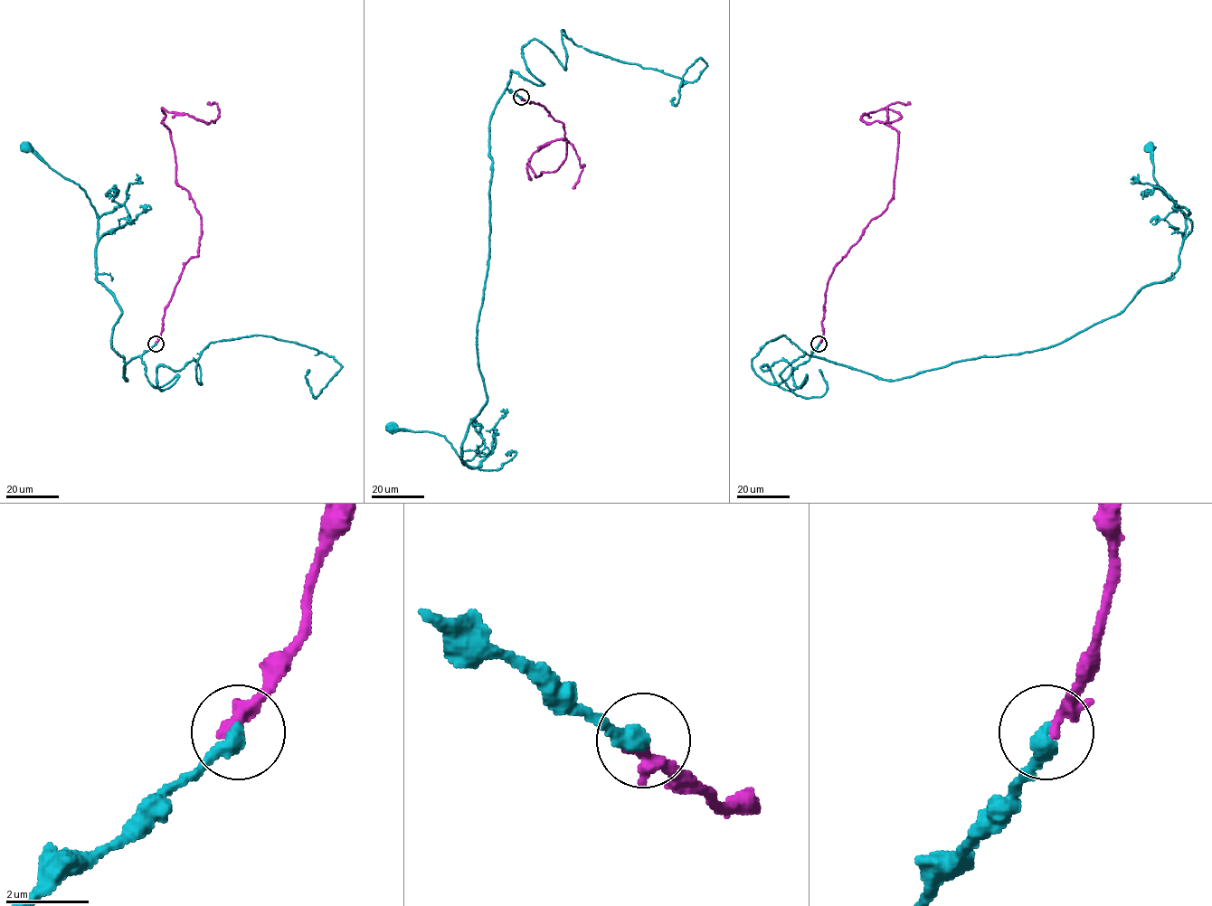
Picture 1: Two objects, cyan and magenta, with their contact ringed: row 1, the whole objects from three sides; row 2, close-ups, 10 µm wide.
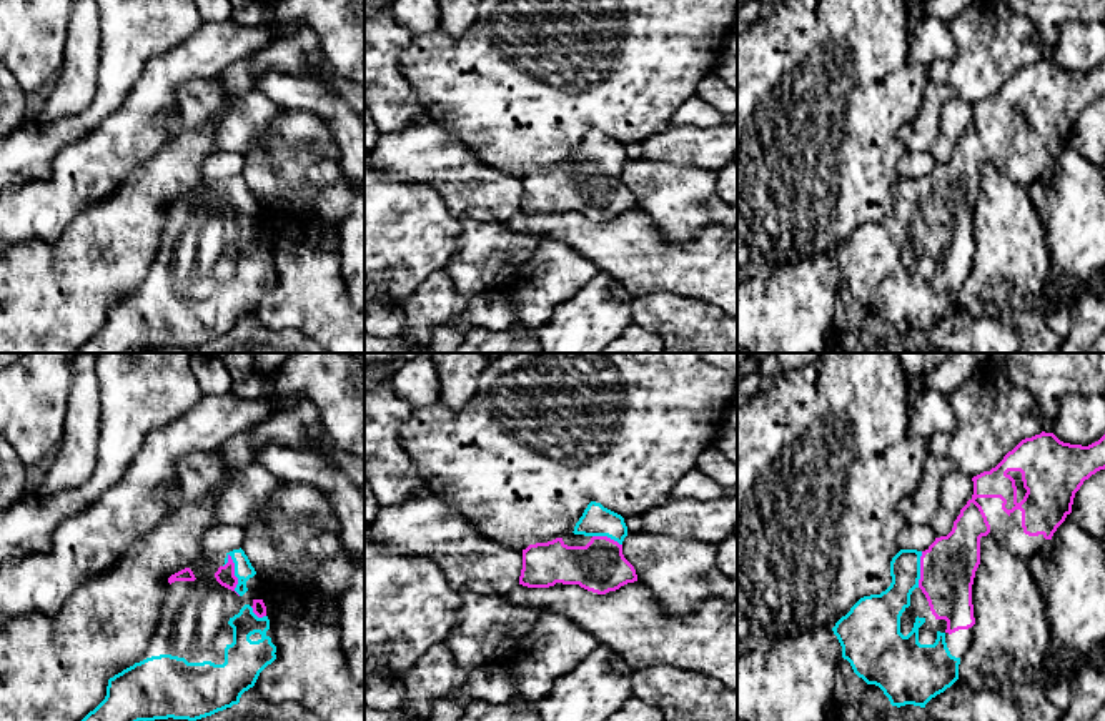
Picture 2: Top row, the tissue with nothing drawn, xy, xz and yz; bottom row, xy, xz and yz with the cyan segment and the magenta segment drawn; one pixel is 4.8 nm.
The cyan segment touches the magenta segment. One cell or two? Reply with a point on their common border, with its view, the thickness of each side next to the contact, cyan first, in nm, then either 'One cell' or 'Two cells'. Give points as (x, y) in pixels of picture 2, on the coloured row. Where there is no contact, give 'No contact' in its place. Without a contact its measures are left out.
Touches cyan at xy (235, 575). Thickness 90 nm (cyan) against 90 nm. One cell

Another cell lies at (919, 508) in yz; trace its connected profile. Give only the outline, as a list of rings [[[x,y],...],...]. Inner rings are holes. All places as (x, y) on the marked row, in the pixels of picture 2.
[[[932,453],[927,455],[920,470],[920,483],[915,493],[905,498],[899,506],[907,525],[930,523],[939,510],[940,485],[944,478],[952,471],[957,471],[954,460]]]

